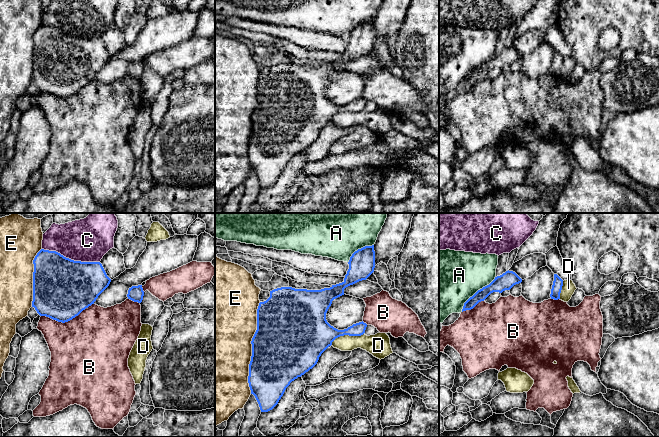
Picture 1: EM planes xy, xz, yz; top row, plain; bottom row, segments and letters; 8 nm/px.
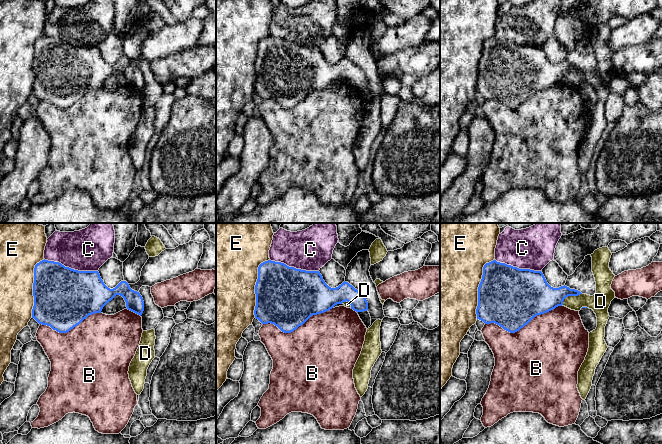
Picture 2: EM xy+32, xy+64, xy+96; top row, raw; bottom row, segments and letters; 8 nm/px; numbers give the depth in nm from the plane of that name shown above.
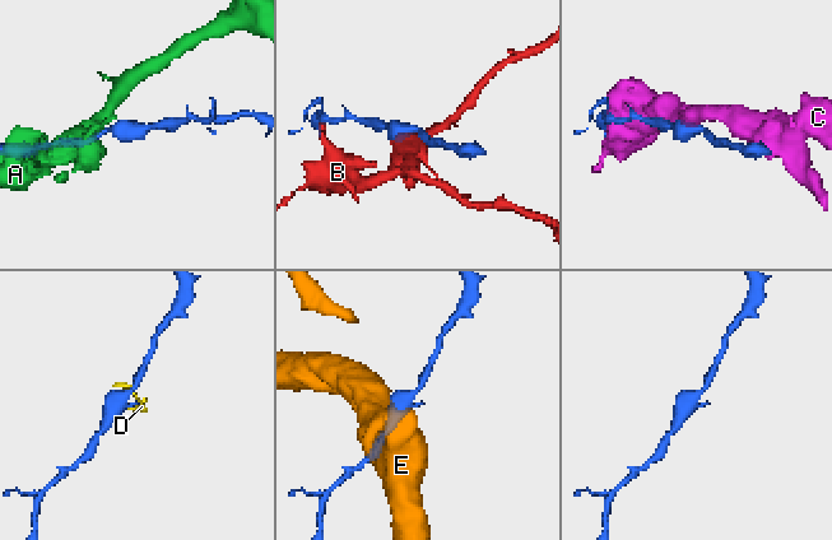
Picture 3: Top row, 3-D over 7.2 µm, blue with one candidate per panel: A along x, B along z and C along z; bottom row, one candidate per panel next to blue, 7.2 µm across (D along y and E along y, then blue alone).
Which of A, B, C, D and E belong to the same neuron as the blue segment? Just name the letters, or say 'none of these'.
none of these

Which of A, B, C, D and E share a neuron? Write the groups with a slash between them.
A / B / C / D / E

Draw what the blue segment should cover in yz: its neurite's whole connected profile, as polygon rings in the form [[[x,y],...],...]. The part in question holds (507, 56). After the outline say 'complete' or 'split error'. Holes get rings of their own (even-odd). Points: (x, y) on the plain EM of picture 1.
[[[506,47],[487,62],[478,66],[470,73],[463,82],[462,88],[473,85],[479,78],[484,77],[491,69],[502,69],[505,66],[510,66],[514,61],[522,58],[522,55],[513,47]]] | complete

